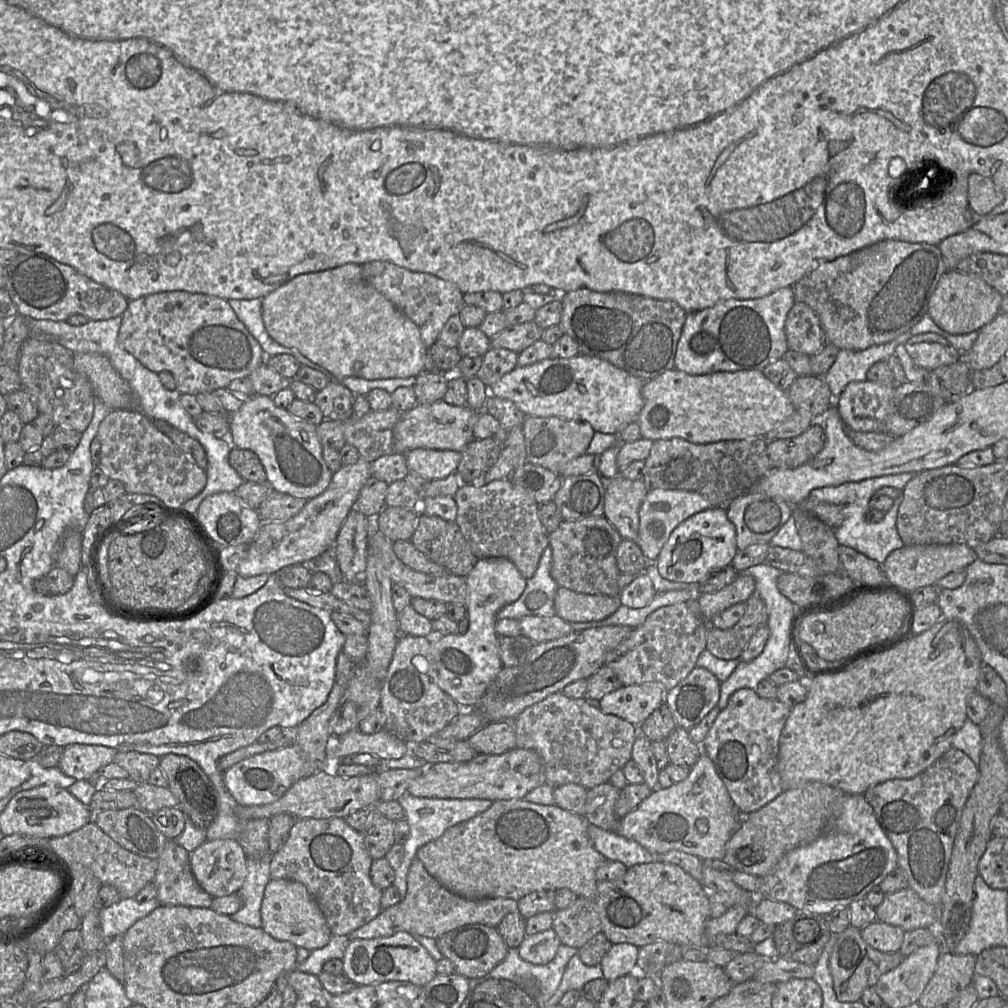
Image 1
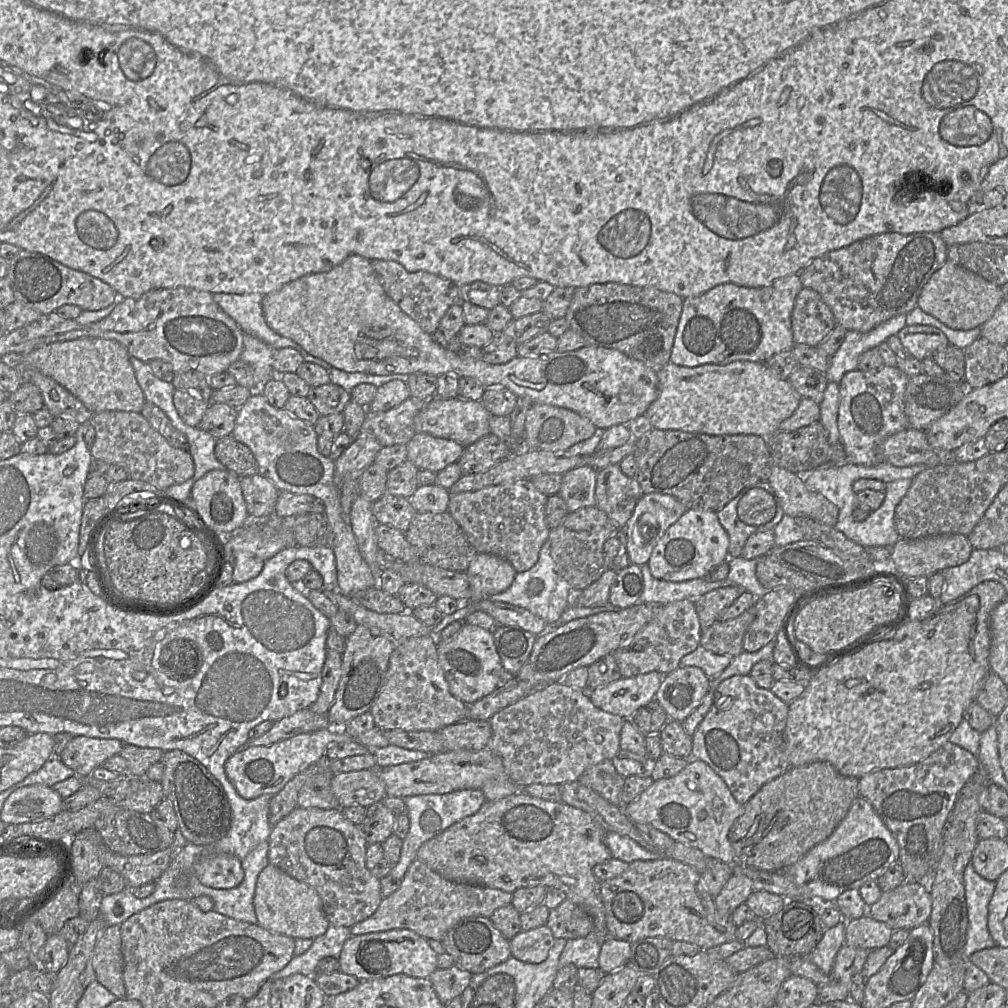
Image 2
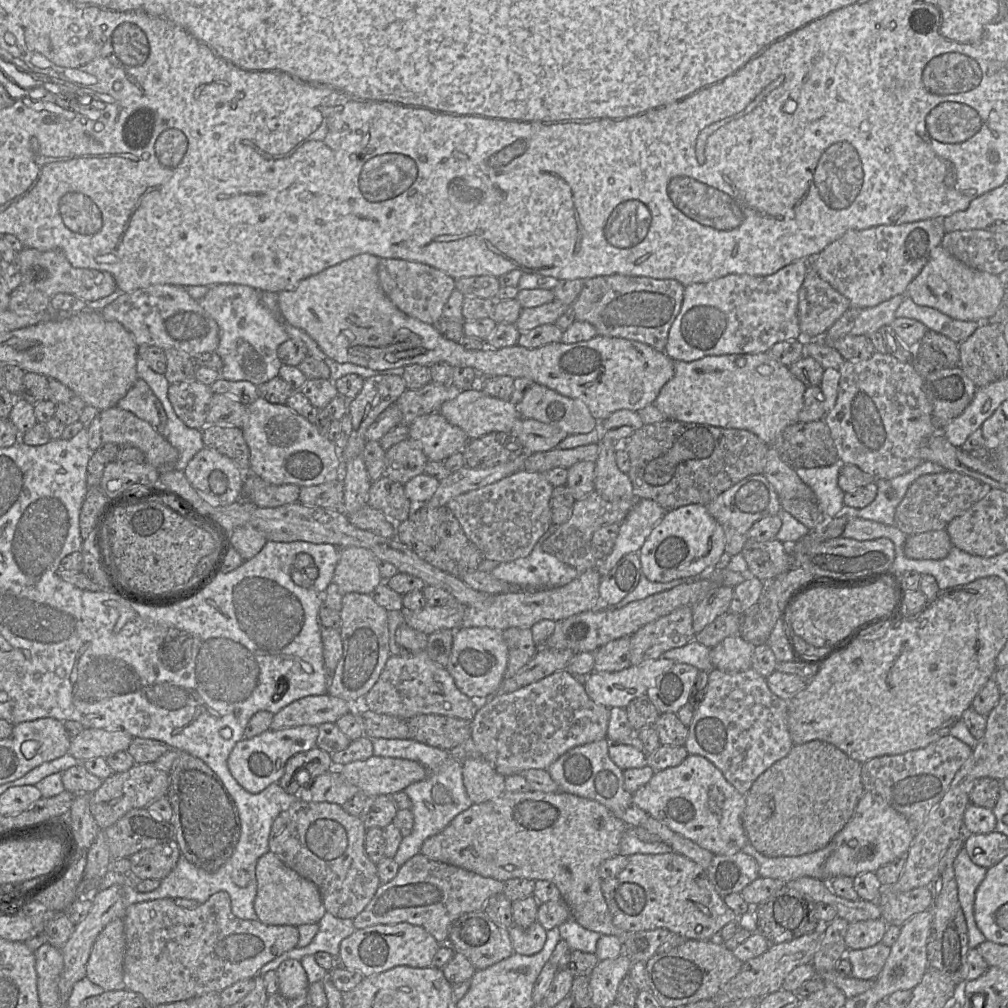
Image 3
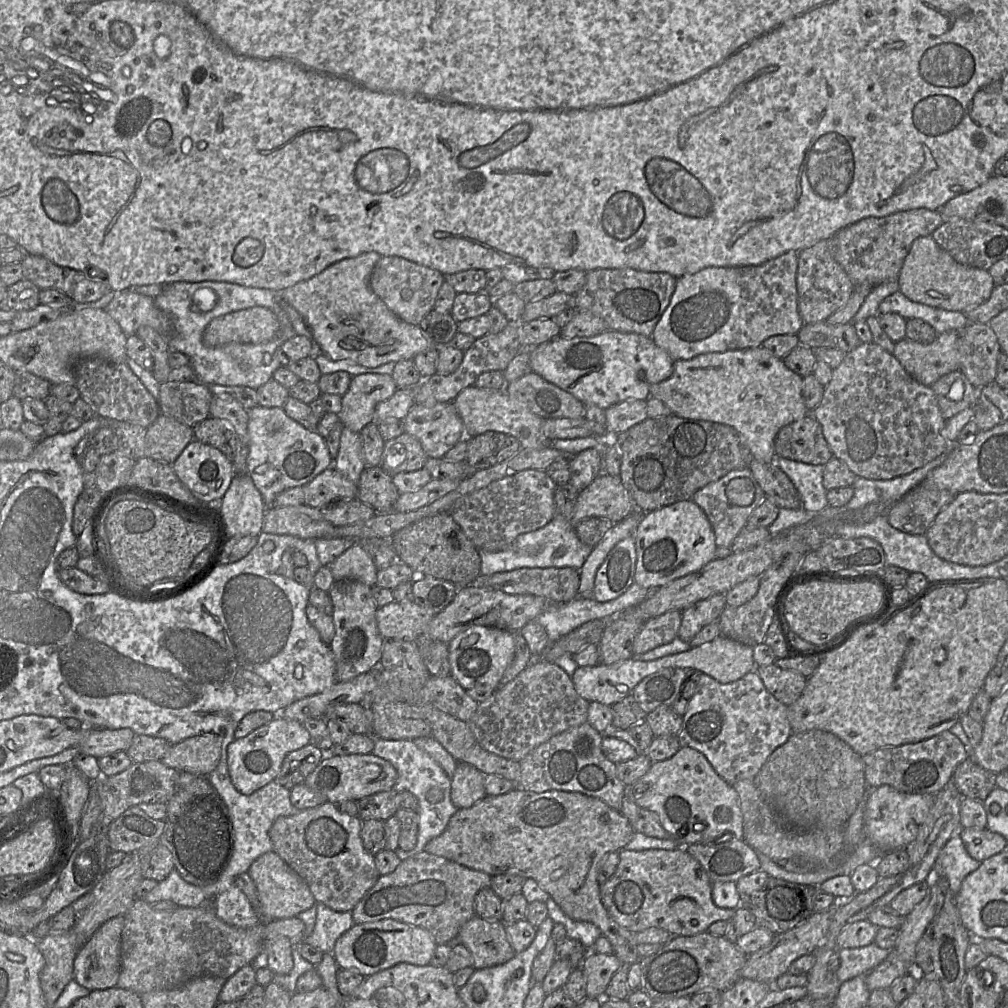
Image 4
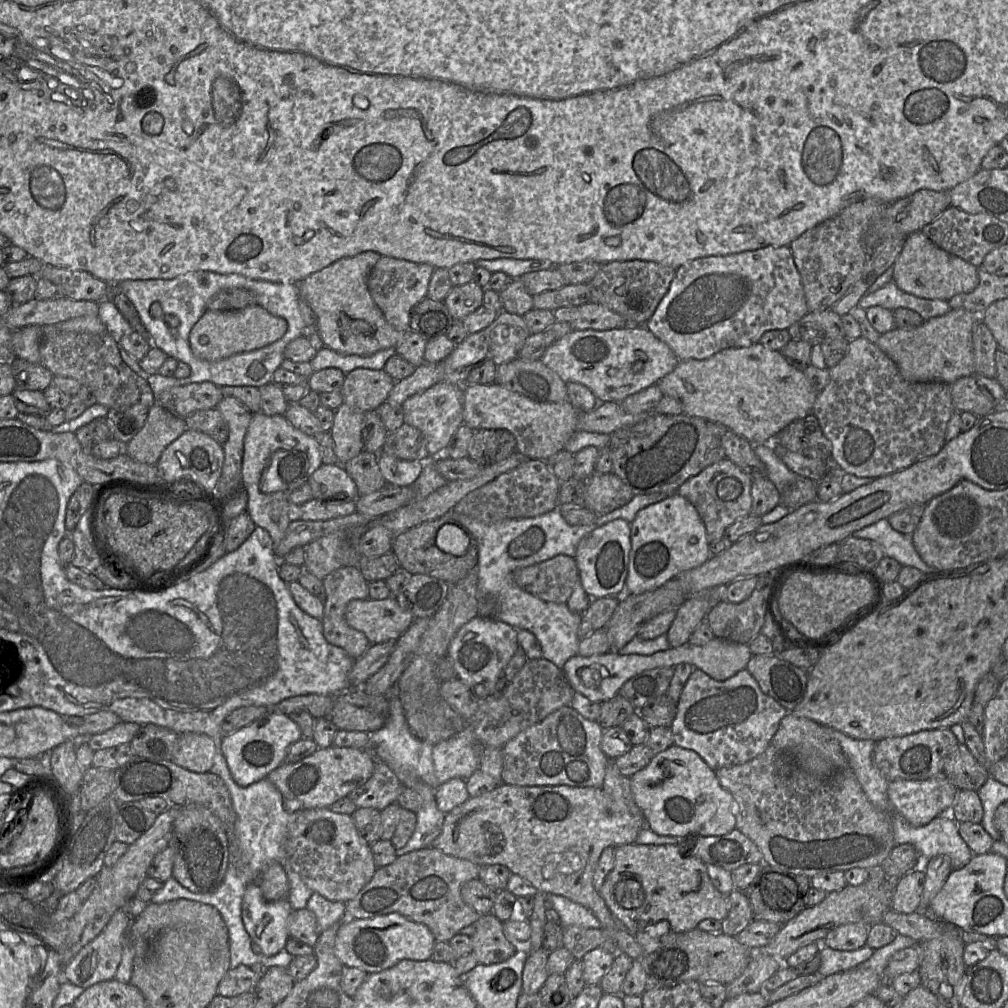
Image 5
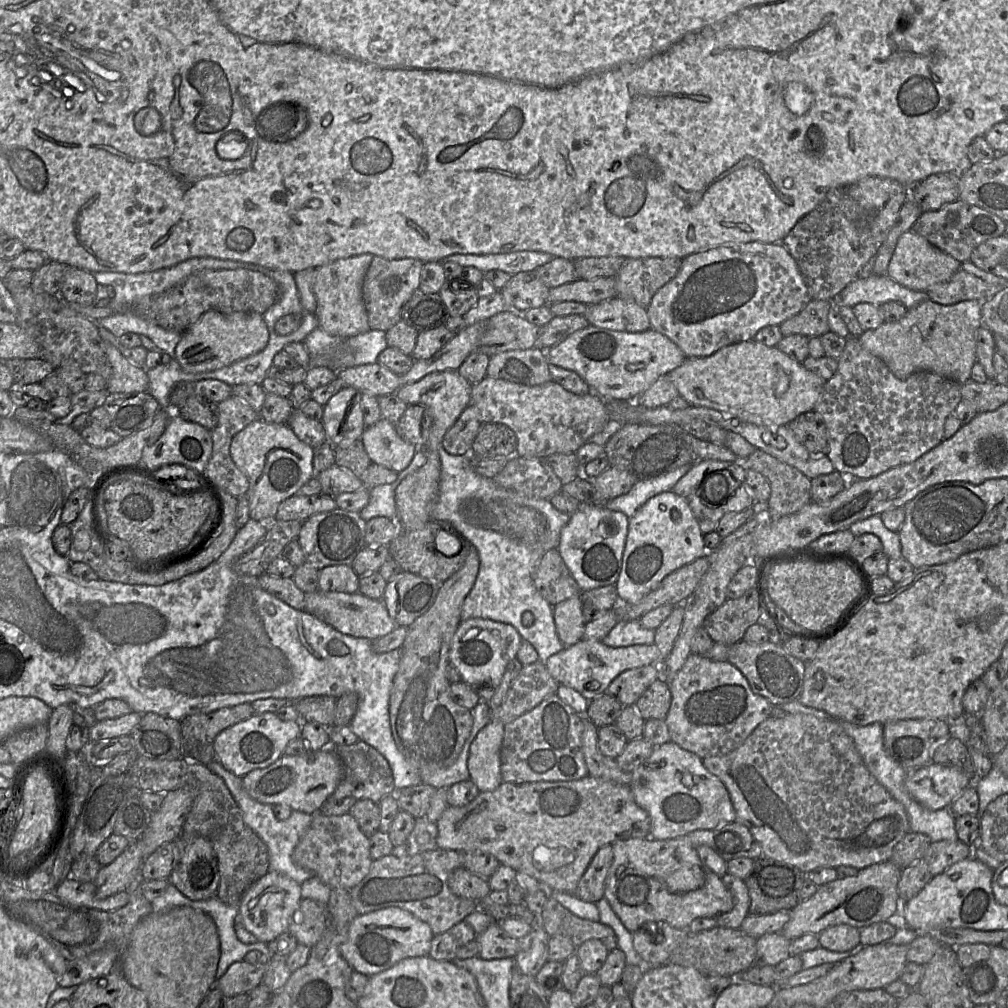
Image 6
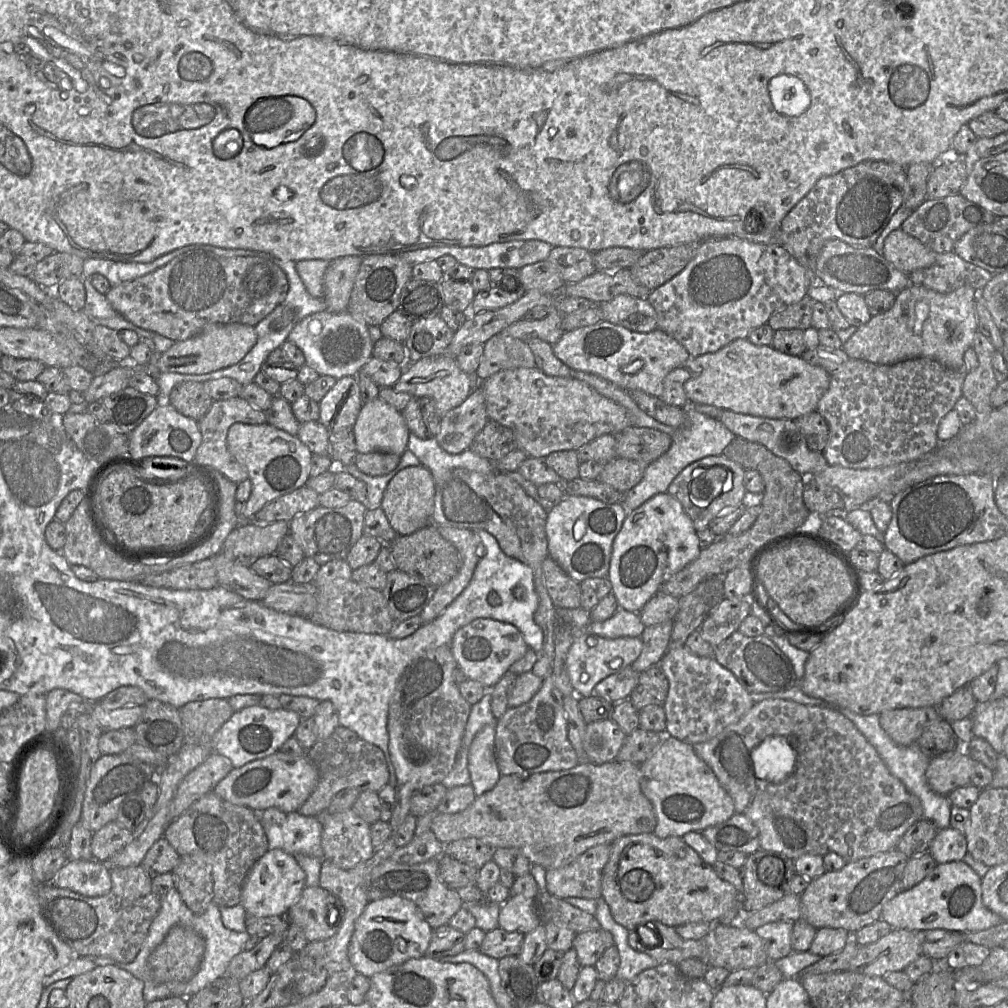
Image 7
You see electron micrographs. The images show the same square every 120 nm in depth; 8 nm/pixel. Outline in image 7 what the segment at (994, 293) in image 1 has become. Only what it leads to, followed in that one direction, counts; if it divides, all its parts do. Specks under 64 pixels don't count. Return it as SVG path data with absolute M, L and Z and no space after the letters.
M901 229L892 231L884 241L882 255L896 269L909 275L936 261L937 253Z

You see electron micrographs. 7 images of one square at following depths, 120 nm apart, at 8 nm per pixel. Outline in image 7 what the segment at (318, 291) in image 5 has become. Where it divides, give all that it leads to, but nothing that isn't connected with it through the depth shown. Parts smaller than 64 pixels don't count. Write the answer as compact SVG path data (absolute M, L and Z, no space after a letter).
M348 255L330 261L324 274L323 299L327 311L331 313L347 311L363 258L357 255Z

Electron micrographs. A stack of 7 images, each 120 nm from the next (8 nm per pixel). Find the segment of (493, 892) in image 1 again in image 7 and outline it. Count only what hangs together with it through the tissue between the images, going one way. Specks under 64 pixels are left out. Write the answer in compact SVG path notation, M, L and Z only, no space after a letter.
M610 761L602 764L579 762L575 767L520 776L501 775L496 785L463 811L455 814L437 813L430 831L443 844L474 837L492 848L518 848L531 864L544 869L563 866L591 847L612 844L622 836L652 833L656 827L656 813L640 787L640 765L628 761Z

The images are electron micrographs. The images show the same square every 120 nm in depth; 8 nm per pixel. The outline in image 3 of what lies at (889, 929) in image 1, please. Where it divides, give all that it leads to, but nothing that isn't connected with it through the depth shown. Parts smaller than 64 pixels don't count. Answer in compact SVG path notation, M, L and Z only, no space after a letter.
M882 919L851 922L845 935L848 949L864 949L881 942L888 924Z

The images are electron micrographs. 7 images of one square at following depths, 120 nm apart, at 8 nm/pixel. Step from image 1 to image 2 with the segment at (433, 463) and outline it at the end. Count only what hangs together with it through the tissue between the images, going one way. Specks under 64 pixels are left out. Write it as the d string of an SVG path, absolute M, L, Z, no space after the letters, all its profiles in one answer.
M415 433L407 443L407 460L419 469L438 473L457 462L464 450L459 443L428 433Z

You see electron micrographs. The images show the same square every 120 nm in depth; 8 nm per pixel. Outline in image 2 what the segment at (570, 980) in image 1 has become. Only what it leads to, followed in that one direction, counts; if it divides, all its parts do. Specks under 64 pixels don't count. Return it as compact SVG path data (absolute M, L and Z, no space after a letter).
M592 937L569 939L559 960L559 968L573 964L577 968L598 968L601 942Z

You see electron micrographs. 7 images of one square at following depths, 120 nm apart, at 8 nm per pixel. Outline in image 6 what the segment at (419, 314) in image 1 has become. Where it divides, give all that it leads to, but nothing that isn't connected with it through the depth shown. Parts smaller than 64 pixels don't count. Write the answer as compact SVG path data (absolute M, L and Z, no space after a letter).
M374 256L365 274L362 293L371 329L386 332L401 320L401 309L420 286L423 262L414 258L385 259Z

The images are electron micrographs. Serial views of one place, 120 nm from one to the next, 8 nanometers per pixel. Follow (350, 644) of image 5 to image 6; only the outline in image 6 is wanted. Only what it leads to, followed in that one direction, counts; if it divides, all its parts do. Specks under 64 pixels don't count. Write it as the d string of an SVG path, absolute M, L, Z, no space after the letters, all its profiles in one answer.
M333 565L319 570L319 590L327 592L356 593L360 577L351 565Z

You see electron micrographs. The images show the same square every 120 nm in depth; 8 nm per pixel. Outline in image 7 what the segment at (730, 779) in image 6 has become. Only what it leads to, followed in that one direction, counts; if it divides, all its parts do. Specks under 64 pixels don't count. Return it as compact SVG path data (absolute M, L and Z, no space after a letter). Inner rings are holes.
M765 699L736 723L708 741L693 746L696 754L713 770L731 796L735 813L748 817L758 828L760 848L791 859L805 854L824 856L834 852L847 863L895 849L904 833L923 818L920 799L888 770L876 749L847 717L817 705L787 699ZM769 736L794 737L797 753L794 772L784 781L771 783L756 777L751 751Z

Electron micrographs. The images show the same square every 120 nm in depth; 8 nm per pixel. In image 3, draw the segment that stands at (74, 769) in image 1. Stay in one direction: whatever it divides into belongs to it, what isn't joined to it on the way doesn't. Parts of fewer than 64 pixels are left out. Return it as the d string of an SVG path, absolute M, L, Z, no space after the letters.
M83 729L71 739L68 753L79 762L93 758L106 759L119 751L127 751L132 739L125 731Z

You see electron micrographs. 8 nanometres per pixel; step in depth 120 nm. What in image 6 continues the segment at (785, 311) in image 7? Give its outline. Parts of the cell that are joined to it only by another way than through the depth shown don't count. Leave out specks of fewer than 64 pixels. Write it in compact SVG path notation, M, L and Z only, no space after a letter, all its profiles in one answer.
M811 299L795 316L779 325L783 336L801 334L810 337L820 337L830 331L828 313L831 301Z

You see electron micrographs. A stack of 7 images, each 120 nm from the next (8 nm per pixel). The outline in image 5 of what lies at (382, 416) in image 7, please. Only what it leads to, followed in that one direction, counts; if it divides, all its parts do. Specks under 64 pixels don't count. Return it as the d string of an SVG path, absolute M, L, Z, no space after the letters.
M382 451L378 453L378 464L387 484L400 487L411 486L423 469L423 461L401 460Z

